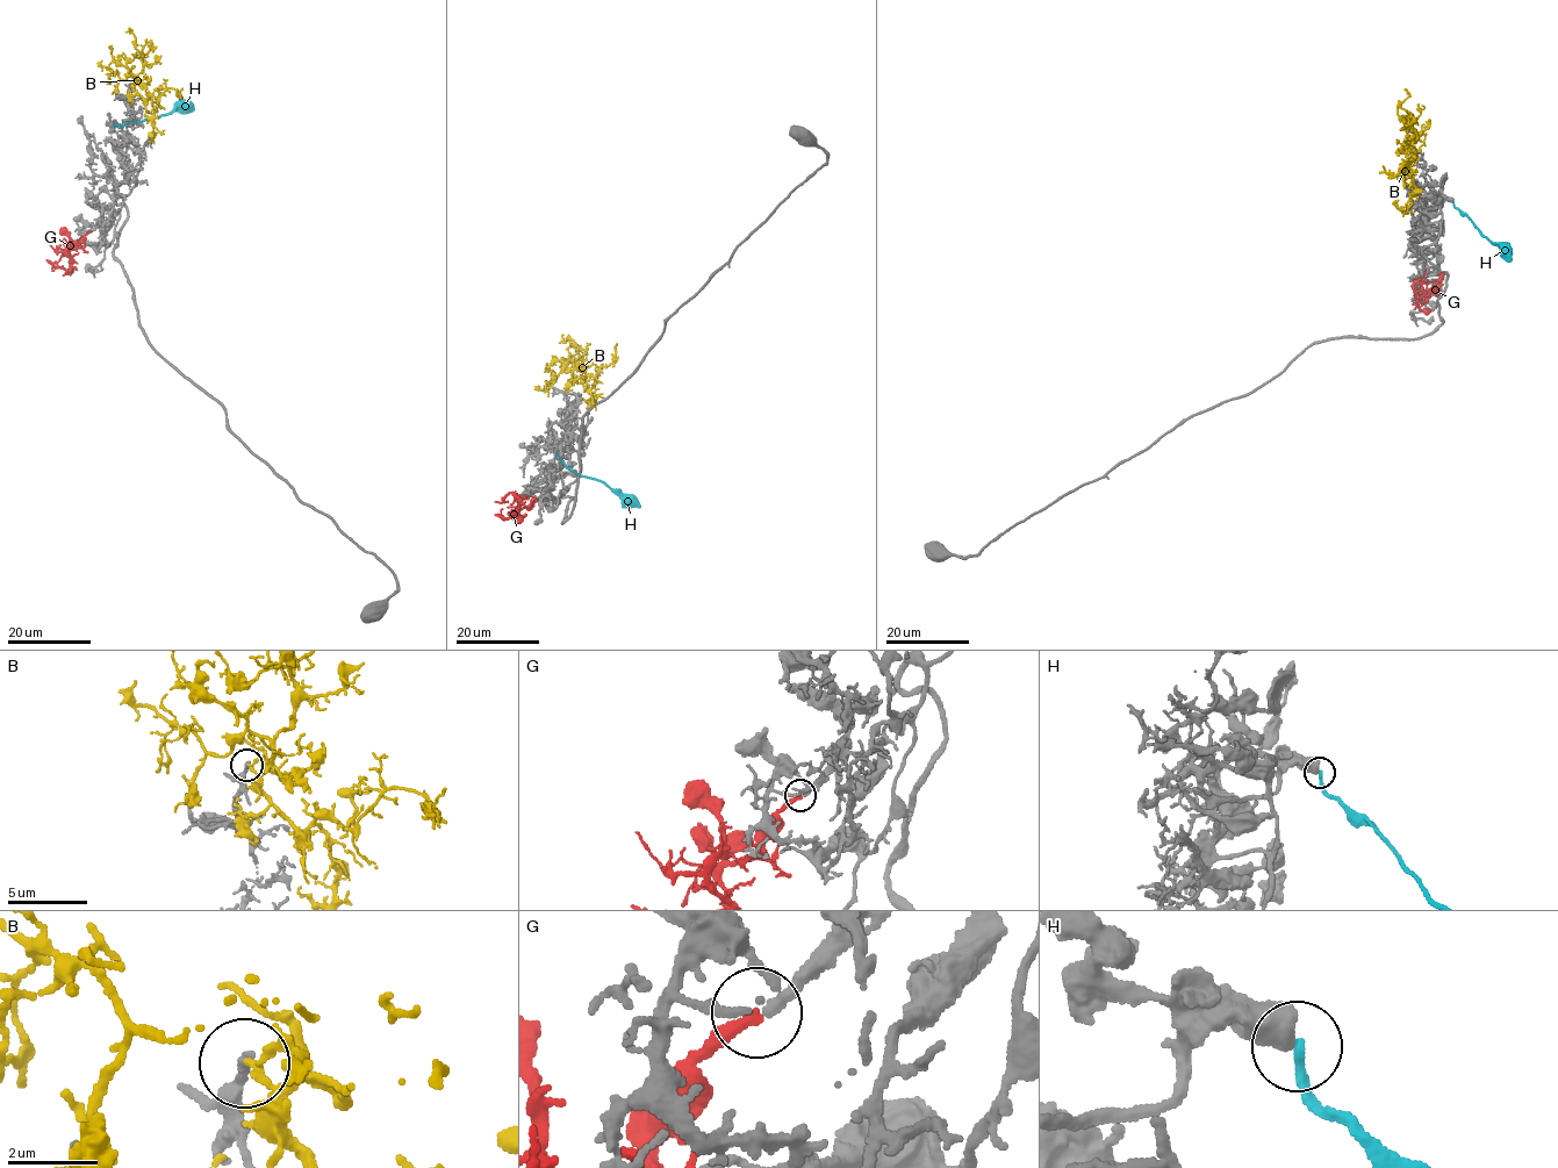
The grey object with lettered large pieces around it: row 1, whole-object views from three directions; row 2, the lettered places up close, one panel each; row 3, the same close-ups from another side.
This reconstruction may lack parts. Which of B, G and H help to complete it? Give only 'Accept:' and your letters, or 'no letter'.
Accept: G

